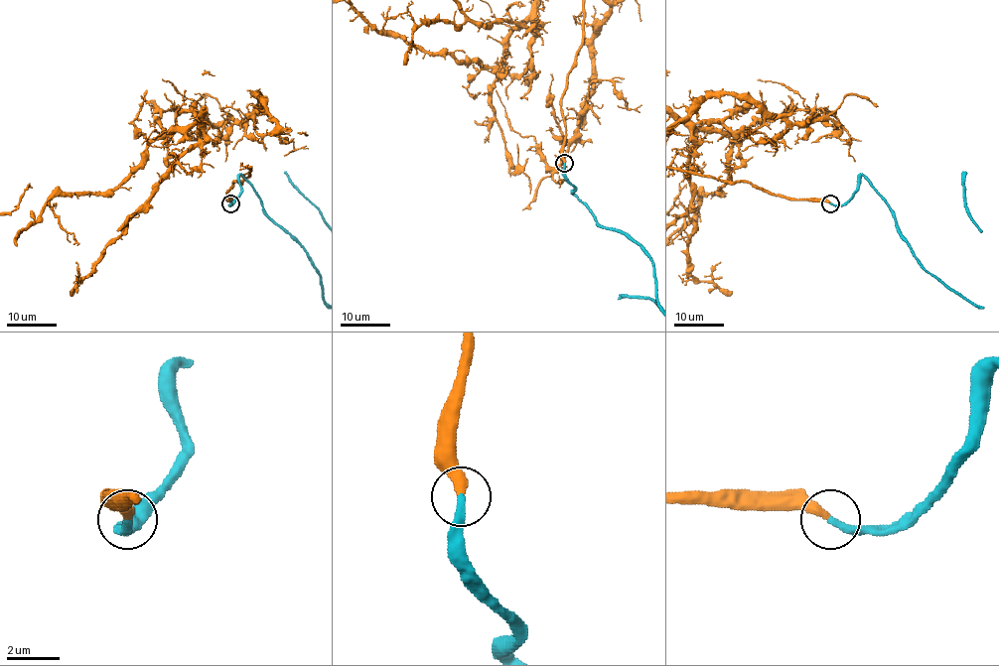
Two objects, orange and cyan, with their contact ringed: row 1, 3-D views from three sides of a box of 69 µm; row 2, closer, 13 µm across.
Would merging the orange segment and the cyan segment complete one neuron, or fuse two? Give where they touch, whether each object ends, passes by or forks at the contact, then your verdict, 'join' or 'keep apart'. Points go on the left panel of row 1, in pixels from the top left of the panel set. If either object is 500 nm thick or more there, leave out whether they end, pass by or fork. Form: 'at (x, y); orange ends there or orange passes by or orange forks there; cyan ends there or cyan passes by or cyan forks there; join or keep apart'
at (230, 203); orange ends there; cyan ends there; join

